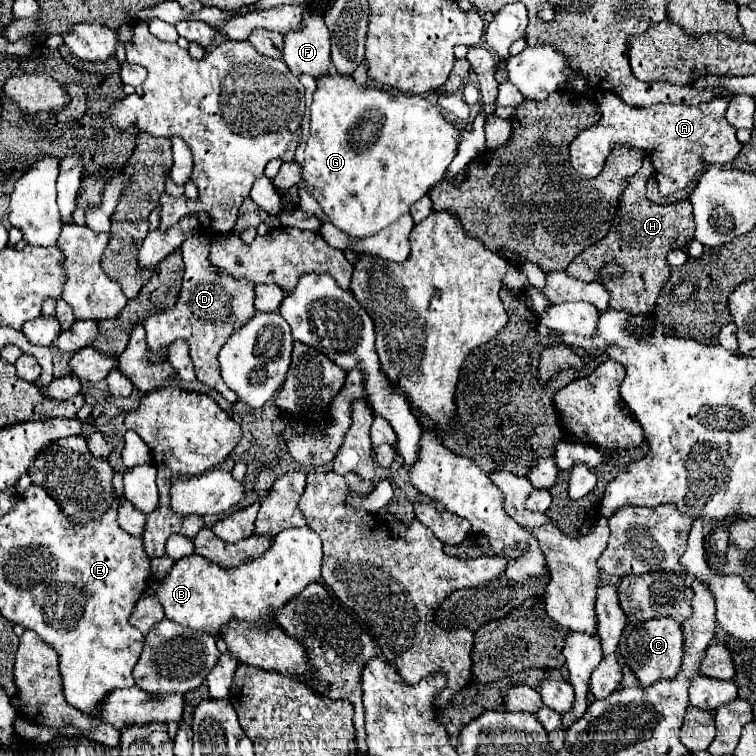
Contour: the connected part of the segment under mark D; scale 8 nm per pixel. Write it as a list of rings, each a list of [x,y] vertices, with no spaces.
[[[191,235],[181,245],[181,253],[185,261],[185,273],[183,273],[183,289],[177,305],[163,313],[153,313],[145,319],[151,359],[153,361],[163,359],[167,355],[167,347],[171,345],[171,341],[185,339],[189,343],[197,379],[213,387],[215,391],[219,391],[227,401],[235,403],[239,397],[223,383],[219,365],[217,365],[217,353],[221,351],[223,341],[227,341],[227,335],[243,327],[243,323],[247,323],[247,319],[251,319],[251,315],[255,313],[255,307],[253,307],[255,285],[251,285],[247,279],[233,279],[231,275],[213,267],[207,259],[209,241],[203,235]]]

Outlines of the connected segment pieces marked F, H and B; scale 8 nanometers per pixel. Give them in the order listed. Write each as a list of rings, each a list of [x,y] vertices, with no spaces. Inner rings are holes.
[[[307,15],[301,31],[285,33],[283,61],[293,75],[311,75],[313,79],[331,73],[331,39],[321,15]]]
[[[645,157],[643,167],[627,179],[627,187],[619,197],[619,209],[611,223],[611,231],[605,239],[587,247],[581,255],[577,255],[569,267],[567,275],[579,281],[599,281],[609,291],[609,307],[625,309],[633,315],[653,313],[655,299],[659,297],[661,287],[667,283],[671,265],[667,263],[667,253],[671,249],[685,249],[689,241],[693,241],[693,213],[689,201],[679,201],[673,205],[655,205],[645,197],[647,177],[653,173],[651,159]],[[607,263],[617,263],[621,273],[617,277],[603,277],[601,269]]]
[[[285,529],[273,537],[271,547],[251,561],[237,567],[219,567],[201,555],[193,553],[175,561],[169,575],[157,589],[157,599],[165,611],[165,617],[185,625],[189,629],[199,629],[211,637],[219,637],[223,627],[231,619],[253,623],[263,629],[277,625],[273,613],[289,603],[299,591],[321,577],[321,539],[309,529]]]

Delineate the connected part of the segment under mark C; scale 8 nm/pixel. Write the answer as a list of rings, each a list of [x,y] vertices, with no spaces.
[[[651,619],[647,623],[627,623],[619,641],[619,651],[641,687],[651,687],[661,679],[673,679],[681,667],[683,633],[673,619]]]

